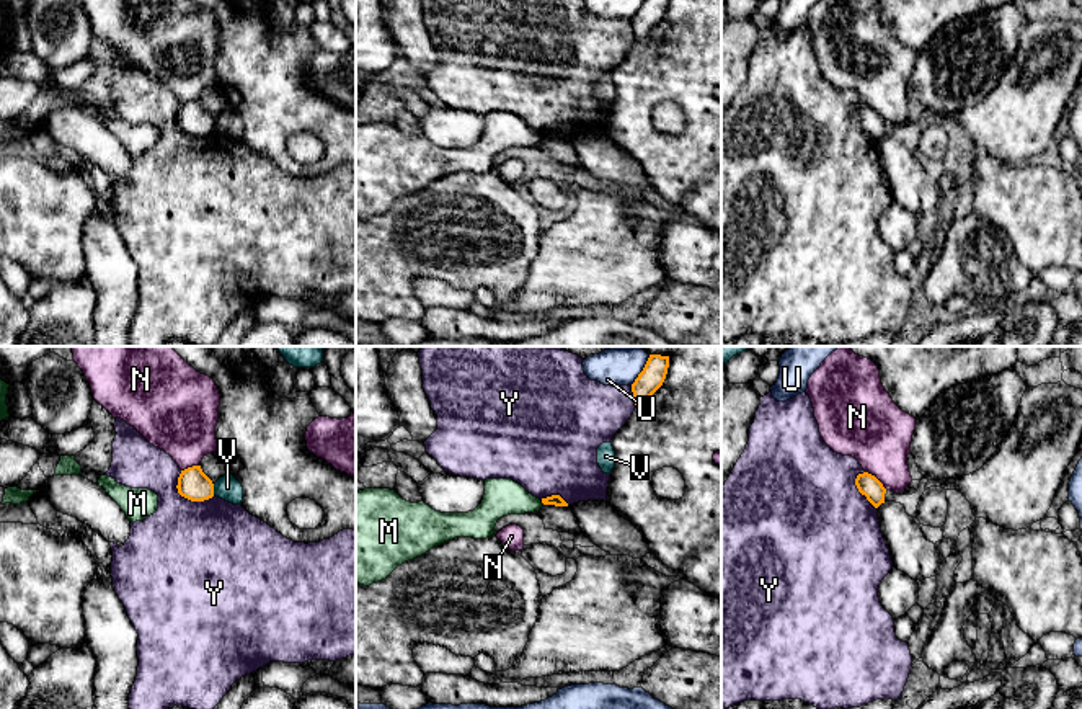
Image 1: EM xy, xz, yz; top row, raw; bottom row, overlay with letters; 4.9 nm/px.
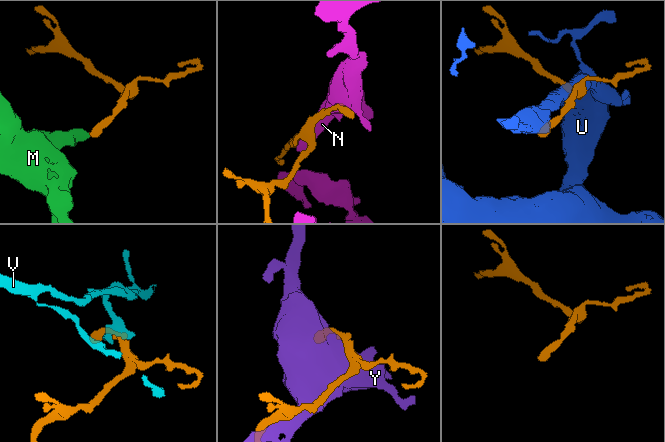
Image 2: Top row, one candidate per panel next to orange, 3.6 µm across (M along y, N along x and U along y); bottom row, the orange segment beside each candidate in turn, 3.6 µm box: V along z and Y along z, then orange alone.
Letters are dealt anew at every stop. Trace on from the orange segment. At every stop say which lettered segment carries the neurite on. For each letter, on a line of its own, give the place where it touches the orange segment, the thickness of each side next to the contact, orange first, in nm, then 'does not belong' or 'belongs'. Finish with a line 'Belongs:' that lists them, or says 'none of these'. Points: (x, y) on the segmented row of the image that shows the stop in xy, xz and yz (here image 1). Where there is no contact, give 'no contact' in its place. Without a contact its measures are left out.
M: meets orange in xz at (542, 502); 60 nm thick on the orange side, 180 nm on the other; does not belong
N: meets orange in yz at (877, 479); 110 nm thick on the orange side, 340 nm on the other; does not belong
U: meets orange in xz at (643, 370); 120 nm thick on the orange side, 190 nm on the other; does not belong
V: meets orange in xy at (212, 489); 160 nm thick on the orange side, 120 nm on the other; does not belong
Y: meets orange in xy at (186, 497); 160 nm thick on the orange side, 460 nm on the other; does not belong
Belongs: none of these

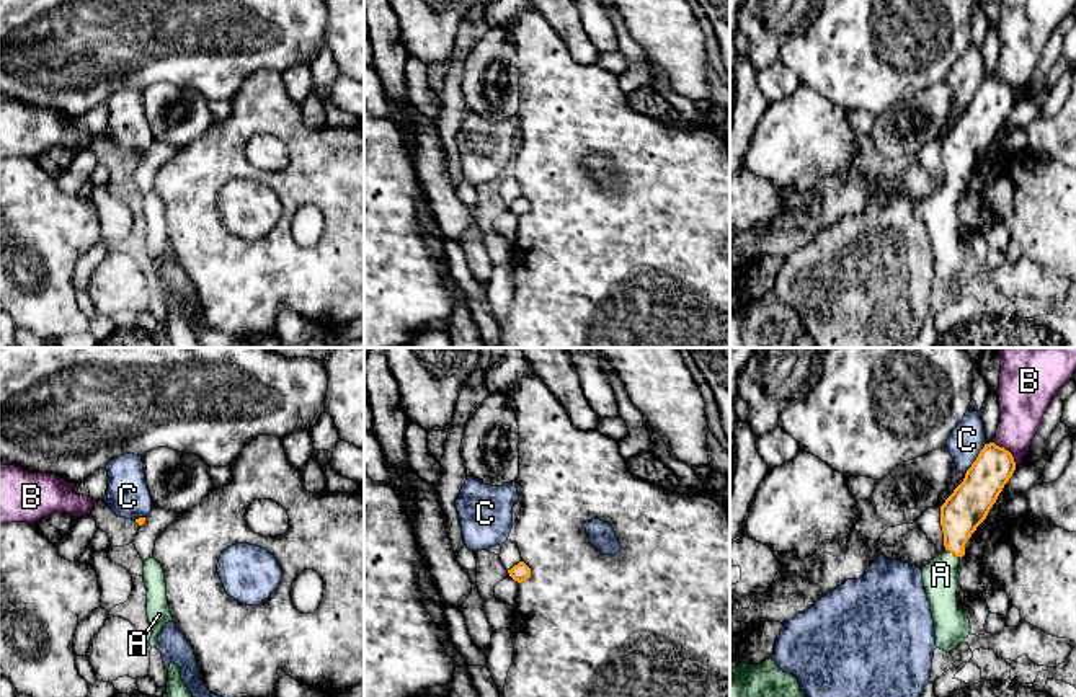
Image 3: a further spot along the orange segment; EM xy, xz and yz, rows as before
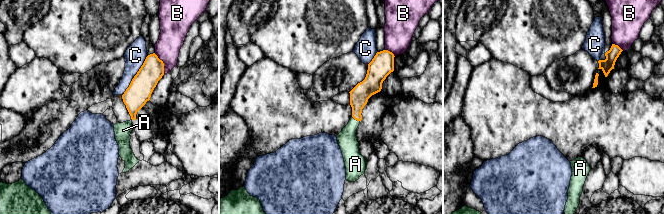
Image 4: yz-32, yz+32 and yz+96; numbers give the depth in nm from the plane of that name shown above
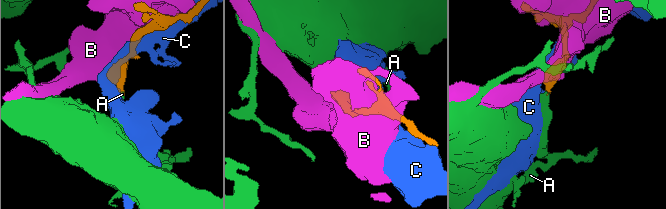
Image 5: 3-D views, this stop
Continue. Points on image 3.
A: meets orange in yz at (954, 554); 200 nm thick on the orange side, 180 nm on the other; belongs
B: meets orange in yz at (1008, 451); 200 nm thick on the orange side, 240 nm on the other; does not belong
C: meets orange in yz at (977, 459); 200 nm thick on the orange side, 170 nm on the other; does not belong
Belongs: A

